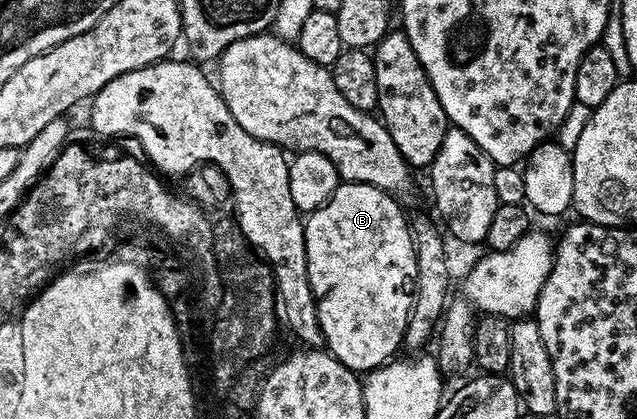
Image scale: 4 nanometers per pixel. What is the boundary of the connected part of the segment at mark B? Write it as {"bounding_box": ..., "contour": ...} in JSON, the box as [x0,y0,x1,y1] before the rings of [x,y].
{"bounding_box":[304,182,416,374],"contour":[[[344,182],[337,186],[331,198],[315,212],[304,220],[304,241],[306,242],[306,262],[310,274],[310,286],[316,299],[318,310],[318,322],[322,326],[324,344],[333,358],[342,362],[350,371],[357,374],[367,374],[373,368],[381,367],[401,351],[404,343],[404,332],[408,329],[408,316],[412,312],[412,302],[416,291],[416,244],[412,240],[412,229],[409,217],[404,217],[404,212],[399,208],[397,197],[383,192],[381,188],[375,188],[369,184],[353,184]]]}

